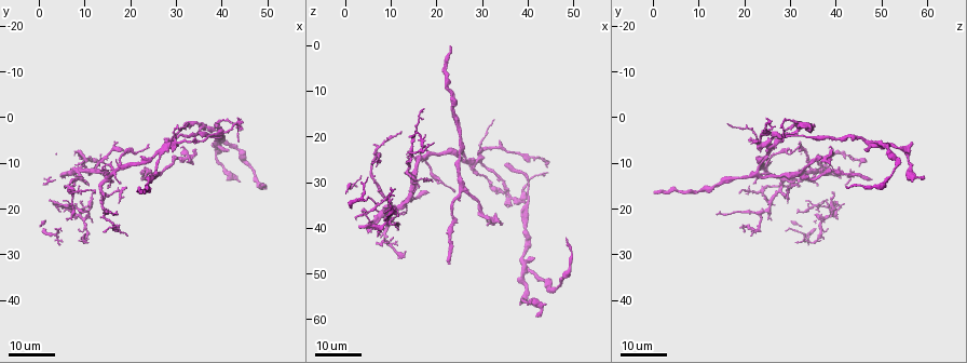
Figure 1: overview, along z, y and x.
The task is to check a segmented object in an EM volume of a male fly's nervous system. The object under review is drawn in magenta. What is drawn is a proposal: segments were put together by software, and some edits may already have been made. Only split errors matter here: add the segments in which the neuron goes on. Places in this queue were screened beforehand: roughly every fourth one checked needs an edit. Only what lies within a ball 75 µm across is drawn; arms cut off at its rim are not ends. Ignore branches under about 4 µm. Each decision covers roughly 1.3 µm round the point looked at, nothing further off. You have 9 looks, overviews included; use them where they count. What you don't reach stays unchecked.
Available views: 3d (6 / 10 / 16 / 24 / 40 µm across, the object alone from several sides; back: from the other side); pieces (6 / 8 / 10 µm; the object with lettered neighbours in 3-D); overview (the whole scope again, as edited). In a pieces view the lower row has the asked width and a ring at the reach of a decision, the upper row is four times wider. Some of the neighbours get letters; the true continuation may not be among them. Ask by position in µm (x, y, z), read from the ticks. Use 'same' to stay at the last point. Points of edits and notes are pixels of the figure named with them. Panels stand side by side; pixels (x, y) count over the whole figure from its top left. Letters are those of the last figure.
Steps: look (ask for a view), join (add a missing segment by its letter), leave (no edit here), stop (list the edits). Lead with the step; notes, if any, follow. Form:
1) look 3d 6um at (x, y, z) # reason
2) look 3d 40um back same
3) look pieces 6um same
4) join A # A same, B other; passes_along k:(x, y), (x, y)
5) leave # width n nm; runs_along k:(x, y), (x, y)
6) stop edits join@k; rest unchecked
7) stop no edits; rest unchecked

look 3d 24um at (10.5, 20.5, 31.5) # tapers out

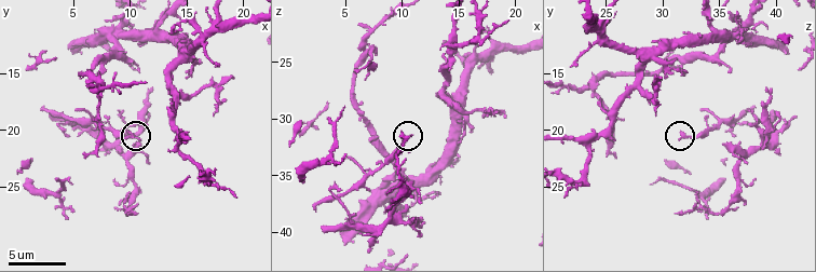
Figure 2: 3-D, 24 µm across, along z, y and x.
look pieces 6um at (10.8, 21.0, 31.6)

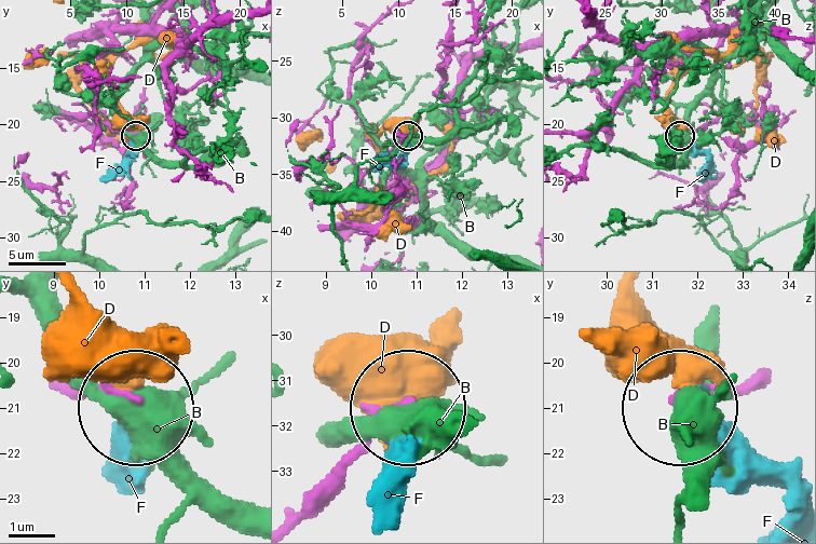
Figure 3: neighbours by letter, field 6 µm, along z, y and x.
leave # B other, D other, F other; runs_along 3:(295, 513), (407, 408); none of them fits

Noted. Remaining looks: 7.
look 3d 10um at (10.0, 27.4, 31.4) # an open end

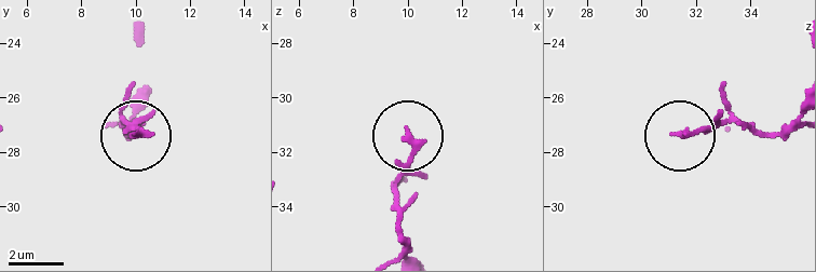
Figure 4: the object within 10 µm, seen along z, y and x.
look pieces 6um at (10.0, 27.3, 31.3)

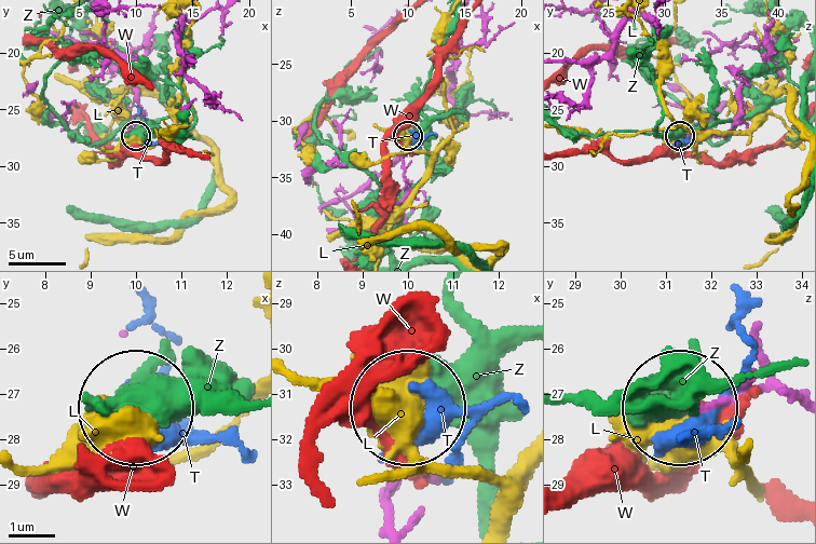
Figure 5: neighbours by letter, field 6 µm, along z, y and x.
leave # L other, T other, W other, Z other; no lettered segment goes on from it

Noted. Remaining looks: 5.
look 3d 24um at (24.0, 6.5, 32.5) # an open end

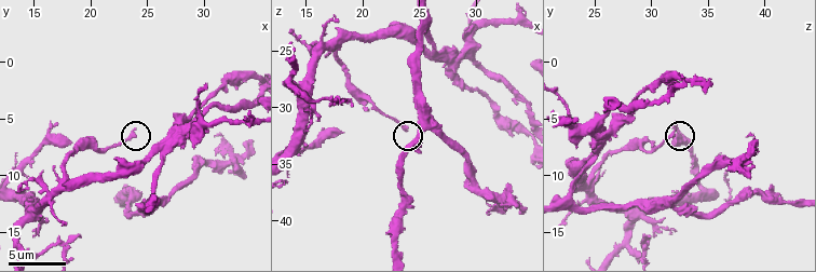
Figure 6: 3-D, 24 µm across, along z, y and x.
look pieces 8um at (23.8, 5.8, 31.8)

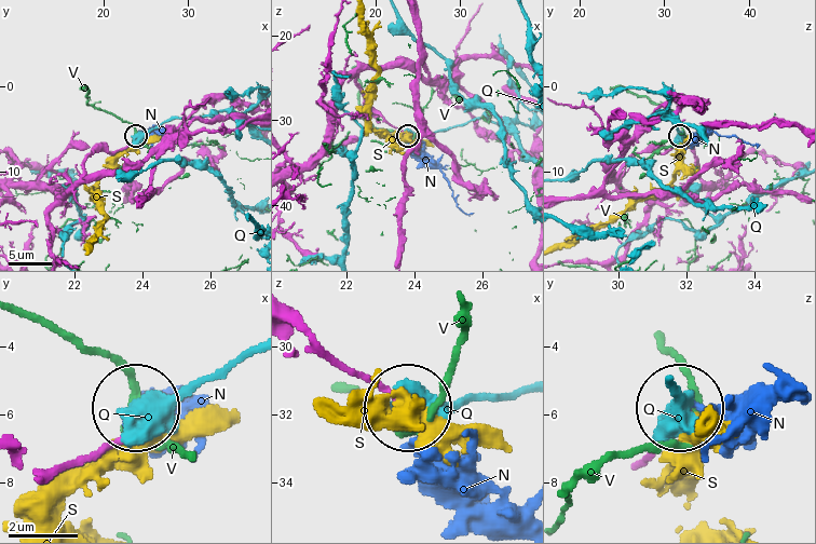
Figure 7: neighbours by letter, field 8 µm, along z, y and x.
leave # N other, Q other, S other, V other; none of them fits

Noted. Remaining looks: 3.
look pieces 10um at (34.2, 7.2, 39.2) # branch stops here

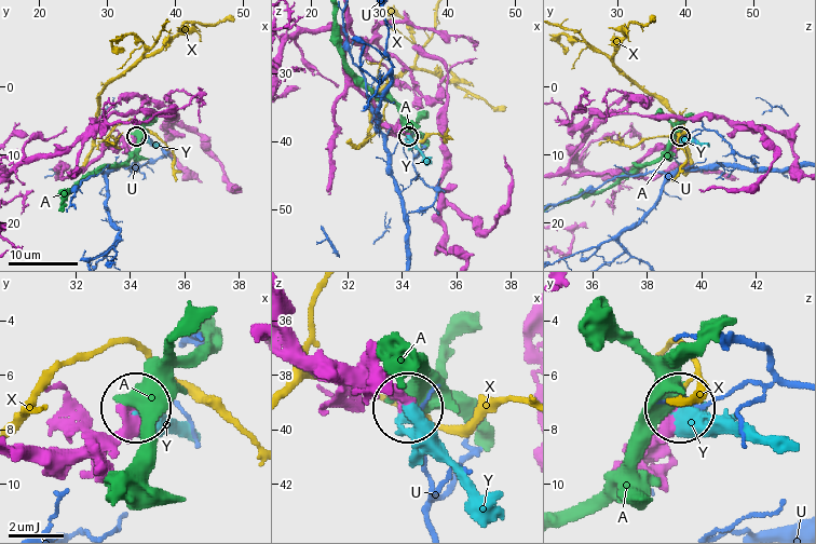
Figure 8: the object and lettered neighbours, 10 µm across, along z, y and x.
join Y # A other, U other, X other, Y same; passes_along 8:(332, 362), (365, 370), (399, 396), (413, 431), (502, 519); the neuron continues

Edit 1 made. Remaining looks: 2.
stop edits join@8; rest unchecked

